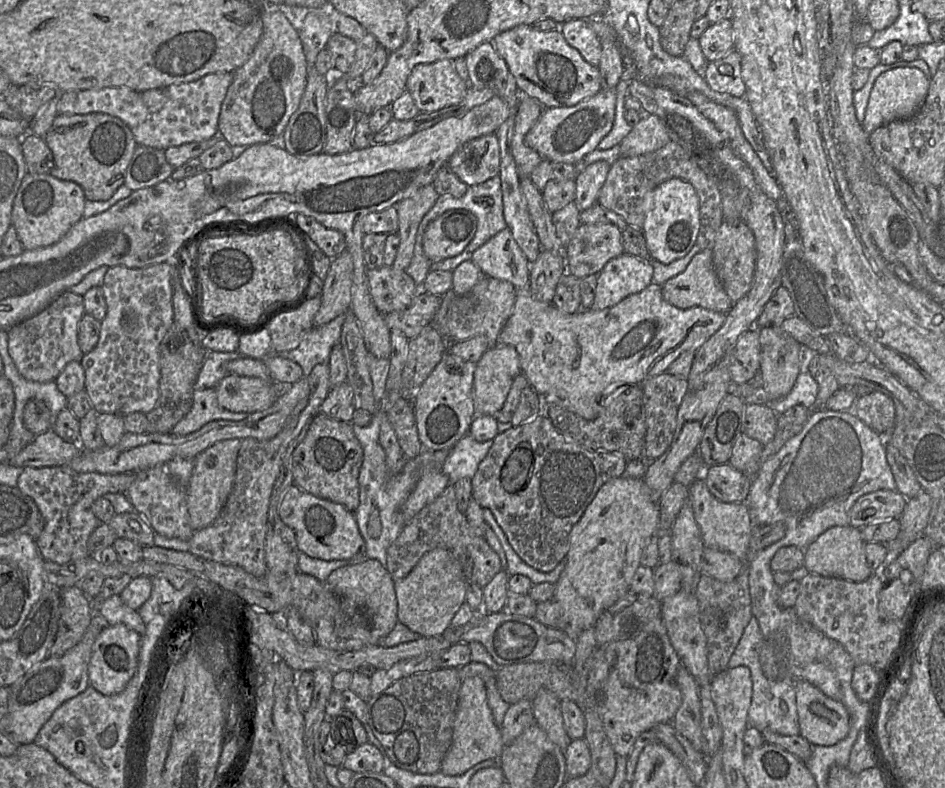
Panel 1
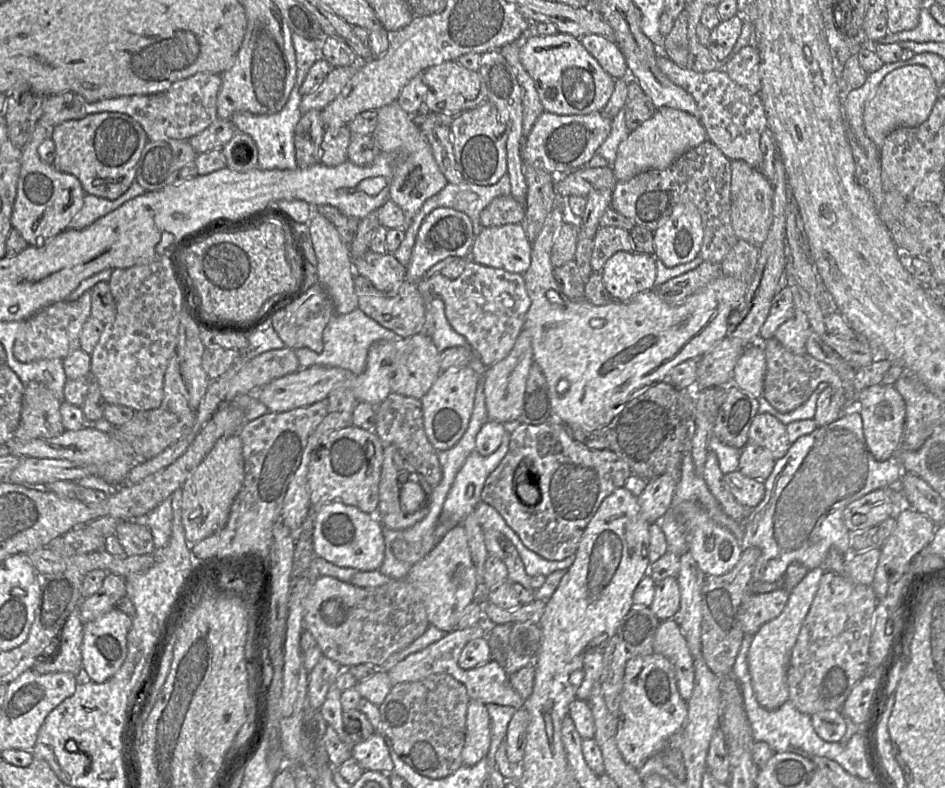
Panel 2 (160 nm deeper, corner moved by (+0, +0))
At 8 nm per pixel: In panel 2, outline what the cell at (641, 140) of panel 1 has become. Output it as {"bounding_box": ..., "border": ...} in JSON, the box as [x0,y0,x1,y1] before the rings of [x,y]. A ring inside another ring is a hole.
{"bounding_box":[612,107,706,181],"border":[[[669,107],[657,109],[650,119],[630,132],[627,138],[619,144],[612,166],[613,173],[618,181],[628,181],[647,170],[666,169],[682,154],[706,140],[706,130],[698,118]]]}

